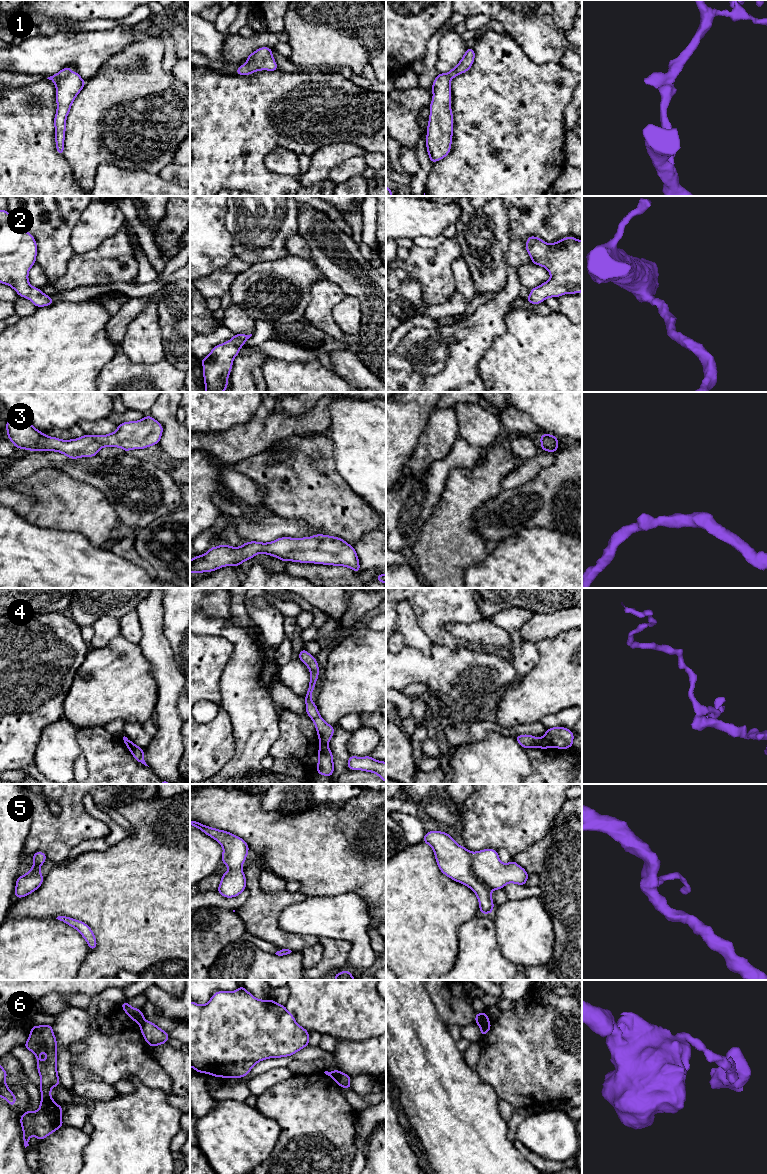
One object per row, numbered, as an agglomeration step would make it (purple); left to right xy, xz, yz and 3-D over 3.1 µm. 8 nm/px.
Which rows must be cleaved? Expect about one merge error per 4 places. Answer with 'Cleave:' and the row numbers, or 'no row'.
Cleave: 4, 6

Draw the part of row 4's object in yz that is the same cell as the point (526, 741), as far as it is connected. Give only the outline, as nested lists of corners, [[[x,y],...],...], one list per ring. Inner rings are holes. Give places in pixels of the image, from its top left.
[[[524,734],[524,735],[518,735],[515,737],[517,742],[524,748],[542,748],[541,746],[541,739],[532,735]]]

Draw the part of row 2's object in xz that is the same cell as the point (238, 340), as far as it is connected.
[[[234,334],[232,339],[214,346],[211,353],[201,359],[206,392],[224,392],[227,389],[233,360],[251,336]]]

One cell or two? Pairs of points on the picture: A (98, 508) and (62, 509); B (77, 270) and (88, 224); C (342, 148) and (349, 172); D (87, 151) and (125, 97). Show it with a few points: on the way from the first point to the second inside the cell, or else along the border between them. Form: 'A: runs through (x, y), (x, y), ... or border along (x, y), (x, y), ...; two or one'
A: runs through (89, 508), (71, 508); one
B: border along (102, 242), (93, 249), (82, 253), (75, 253); two
C: border along (363, 155), (346, 159), (339, 163), (328, 175); two
D: runs through (94, 135), (96, 121), (109, 107); one

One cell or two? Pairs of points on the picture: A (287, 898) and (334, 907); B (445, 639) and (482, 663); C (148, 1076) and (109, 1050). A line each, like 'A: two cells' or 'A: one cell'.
A: two cells
B: two cells
C: one cell

